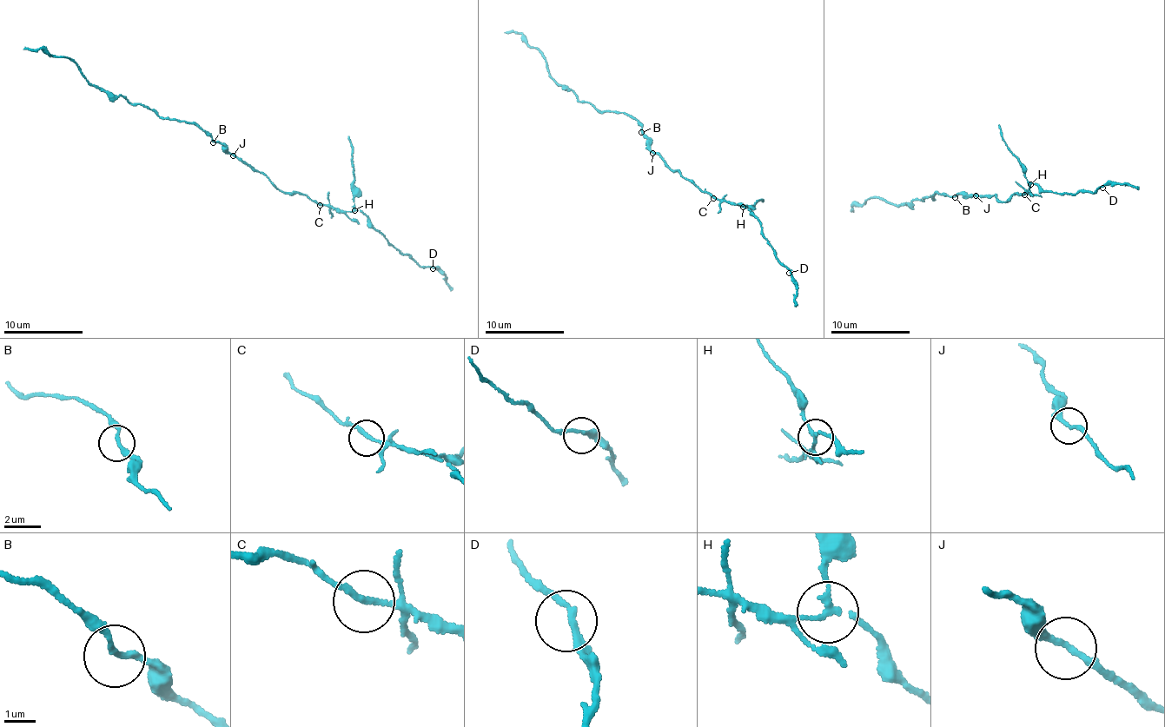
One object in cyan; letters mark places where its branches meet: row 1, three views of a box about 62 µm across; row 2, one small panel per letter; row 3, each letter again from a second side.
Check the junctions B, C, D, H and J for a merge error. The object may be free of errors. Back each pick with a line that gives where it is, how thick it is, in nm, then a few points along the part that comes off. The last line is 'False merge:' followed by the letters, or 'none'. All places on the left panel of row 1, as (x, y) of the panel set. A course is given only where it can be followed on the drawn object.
H: at (354, 210); 140 nm thick; foreign part runs (354, 210), (352, 150), (347, 136)
False merge: H

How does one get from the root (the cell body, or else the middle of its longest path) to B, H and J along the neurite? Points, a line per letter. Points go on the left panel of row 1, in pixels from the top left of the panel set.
B: (248, 164), (237, 160), (222, 144), (213, 142)
H: (248, 164), (260, 171), (281, 192), (302, 194), (319, 204), (329, 204), (343, 212), (354, 210)
J: (248, 164), (233, 155)

